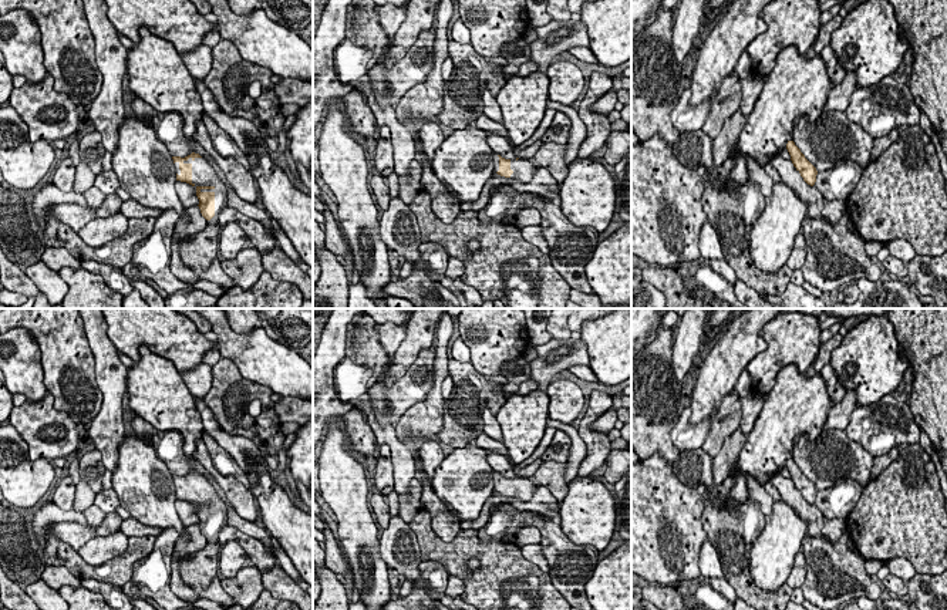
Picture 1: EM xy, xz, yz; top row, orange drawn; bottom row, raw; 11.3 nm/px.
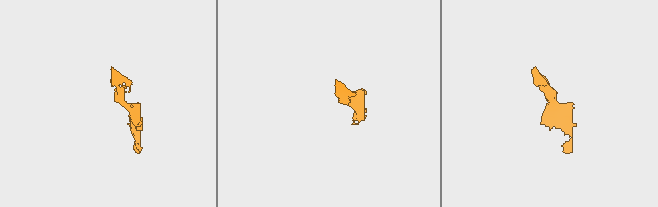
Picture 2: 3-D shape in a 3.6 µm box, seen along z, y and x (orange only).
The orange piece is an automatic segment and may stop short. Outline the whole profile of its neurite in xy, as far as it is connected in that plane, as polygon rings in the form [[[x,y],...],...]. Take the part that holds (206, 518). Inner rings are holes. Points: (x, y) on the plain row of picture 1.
[[[192,471],[185,476],[172,475],[172,478],[176,499],[196,506],[198,525],[208,539],[200,552],[196,552],[191,559],[179,560],[182,580],[196,592],[202,592],[219,576],[219,553],[222,549],[219,533],[228,525],[228,506],[199,472]]]

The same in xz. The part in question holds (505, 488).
[[[492,471],[495,491],[505,496],[518,498],[520,501],[530,501],[537,486],[528,478],[505,478]]]

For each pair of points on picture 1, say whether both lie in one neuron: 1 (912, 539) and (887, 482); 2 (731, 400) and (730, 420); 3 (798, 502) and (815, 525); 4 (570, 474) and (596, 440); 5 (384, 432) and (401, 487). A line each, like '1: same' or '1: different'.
1: same
2: same
3: same
4: different
5: same

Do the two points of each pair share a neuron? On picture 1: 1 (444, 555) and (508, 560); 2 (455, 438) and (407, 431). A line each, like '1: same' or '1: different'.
1: same
2: different

